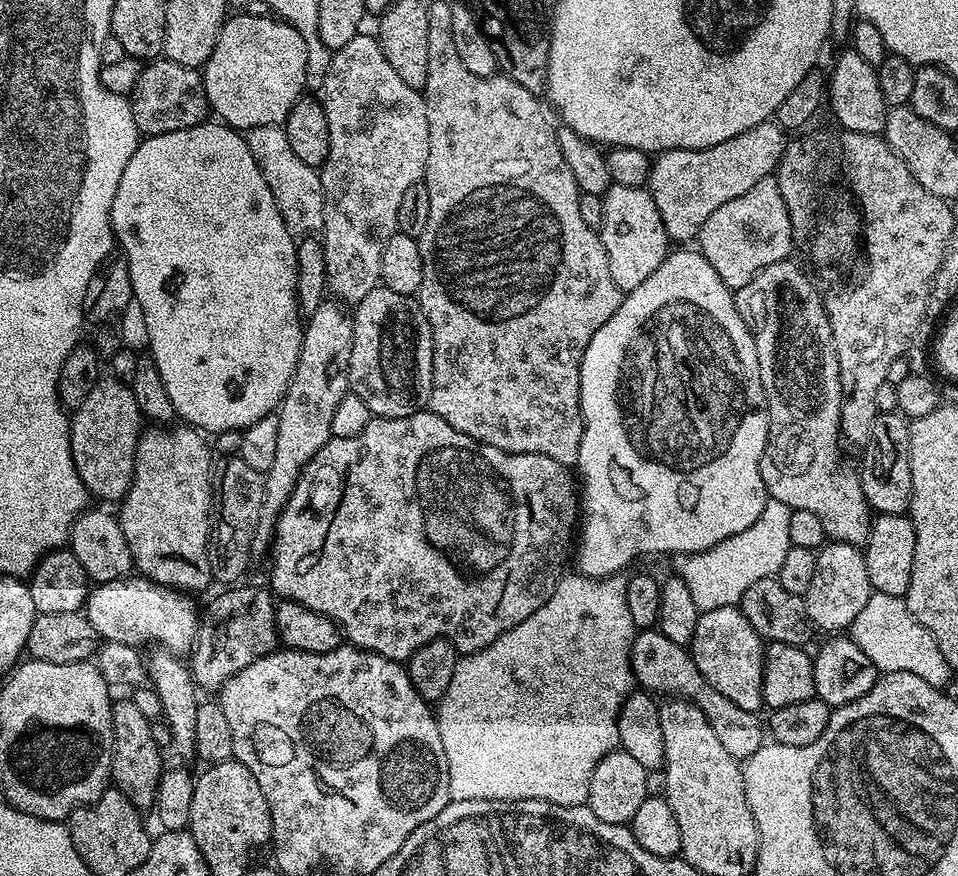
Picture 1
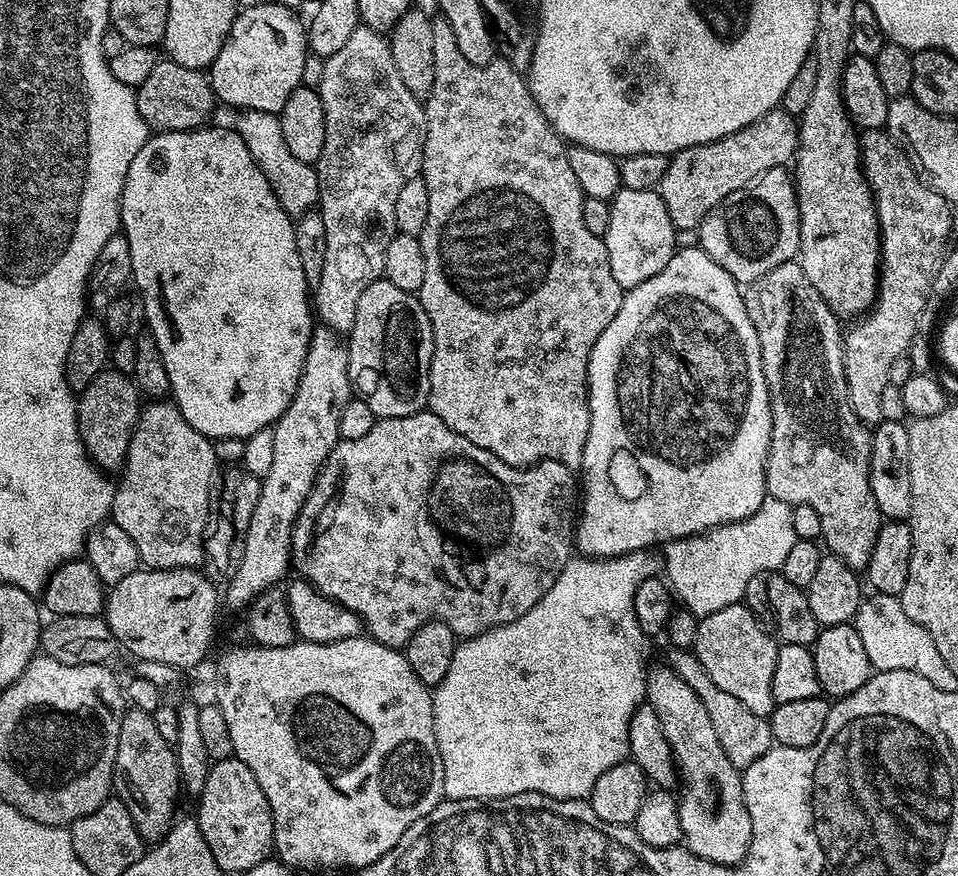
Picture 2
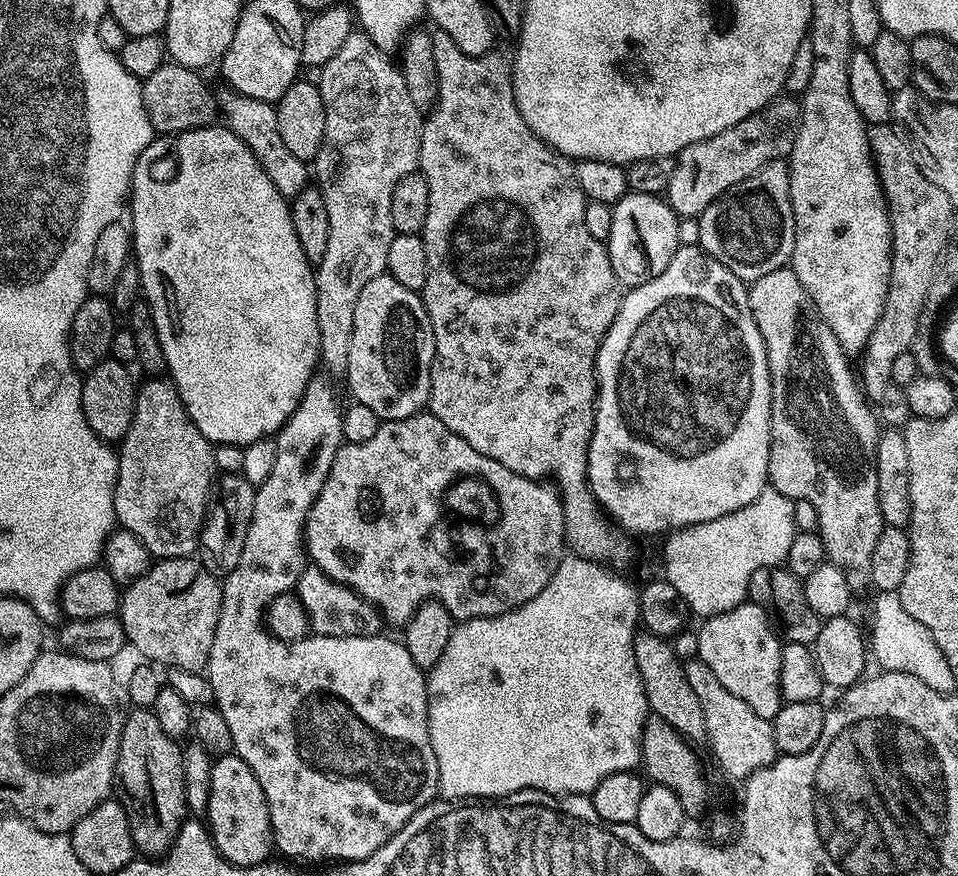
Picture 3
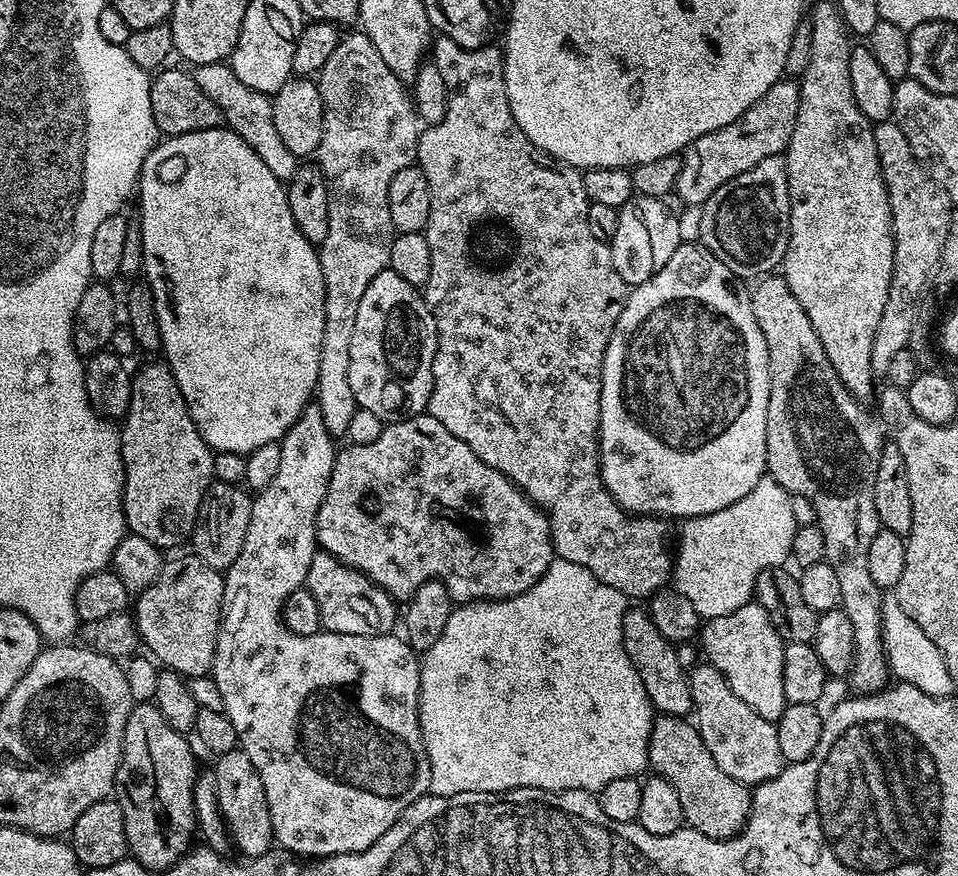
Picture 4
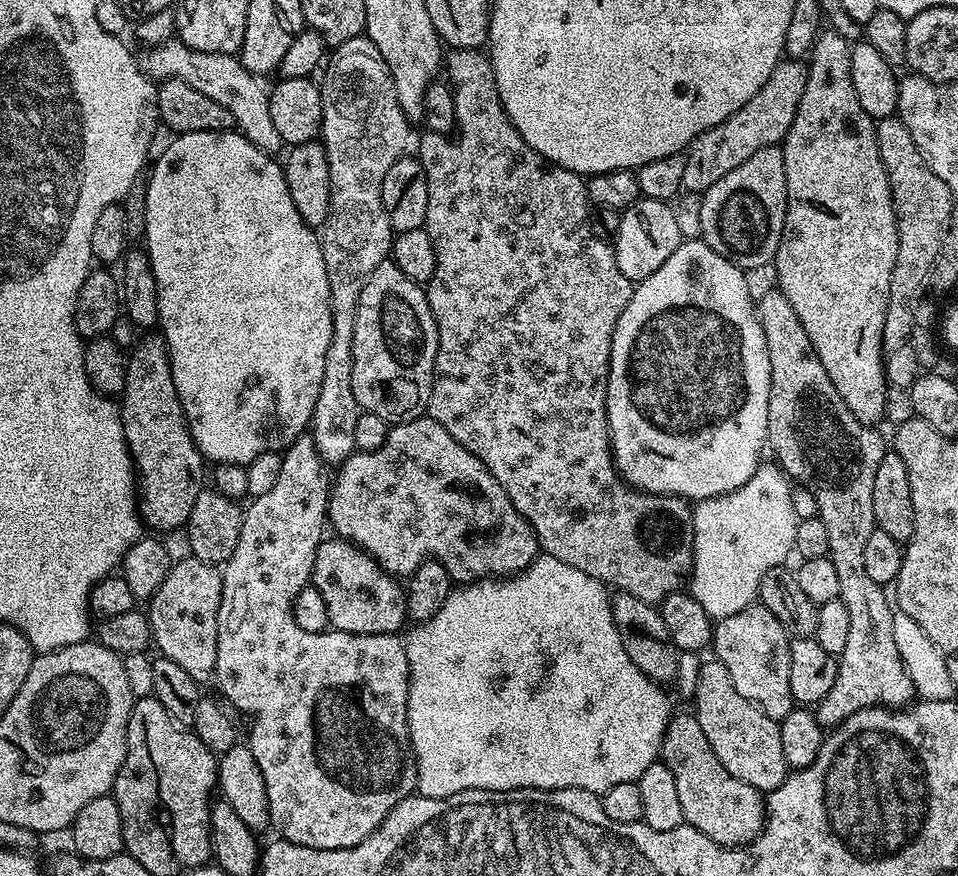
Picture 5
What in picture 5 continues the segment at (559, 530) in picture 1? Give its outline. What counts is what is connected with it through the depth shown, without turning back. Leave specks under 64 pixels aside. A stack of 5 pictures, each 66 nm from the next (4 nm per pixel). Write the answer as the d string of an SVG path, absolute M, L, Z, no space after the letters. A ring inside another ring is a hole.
M427 414L393 423L386 434L386 442L382 442L382 446L378 446L378 450L373 452L353 451L352 455L347 456L343 464L335 469L335 472L336 480L334 476L328 493L327 523L330 525L331 531L333 528L336 531L333 533L339 539L358 545L364 553L374 557L380 569L390 576L407 578L414 574L414 570L418 570L420 564L425 564L427 560L436 560L452 575L453 581L457 585L463 586L472 584L475 580L514 576L529 568L540 552L540 543L536 540L534 530L526 522L526 518L522 518L522 514L518 514L518 510L514 510L510 498L506 498L506 490L502 490L502 486L498 486L494 474L490 474L490 470L486 470L484 463L474 454L470 454L470 450L466 450L466 446L454 442L454 438L450 438L450 434L446 431L446 426L434 422L434 418Z

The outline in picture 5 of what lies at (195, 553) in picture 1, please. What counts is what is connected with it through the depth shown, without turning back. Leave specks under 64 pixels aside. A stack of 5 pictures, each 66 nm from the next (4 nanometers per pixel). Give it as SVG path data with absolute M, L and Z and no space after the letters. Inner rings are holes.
M141 335L126 359L126 382L119 406L128 452L138 473L138 511L145 525L160 532L183 529L190 510L194 510L194 498L205 487L206 461L190 434L172 381L168 344L163 335Z

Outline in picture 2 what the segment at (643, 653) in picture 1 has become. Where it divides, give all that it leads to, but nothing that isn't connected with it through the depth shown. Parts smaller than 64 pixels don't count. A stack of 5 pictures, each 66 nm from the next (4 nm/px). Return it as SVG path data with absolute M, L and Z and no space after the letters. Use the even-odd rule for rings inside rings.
M672 648L666 657L668 667L673 668L678 678L702 698L702 706L706 706L706 714L710 714L710 722L714 725L714 731L718 734L718 742L722 742L722 750L726 750L726 758L734 762L738 769L749 768L762 754L766 754L774 746L772 731L767 719L758 714L753 714L751 710L746 710L738 698L731 694L726 694L726 690L721 690L719 686L714 686L714 681L710 679L710 674L702 670L702 662L698 662L695 651L683 648Z

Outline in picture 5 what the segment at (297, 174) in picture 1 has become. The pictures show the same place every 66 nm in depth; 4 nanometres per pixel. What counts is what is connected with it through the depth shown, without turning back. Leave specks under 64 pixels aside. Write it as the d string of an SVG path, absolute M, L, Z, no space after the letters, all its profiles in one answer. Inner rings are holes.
M176 38L149 47L146 52L142 56L142 67L153 81L181 80L194 86L194 90L202 90L206 98L214 98L218 106L226 106L226 110L230 110L235 127L246 139L254 142L254 146L269 154L279 153L282 141L278 130L274 130L274 121L270 119L269 89L266 84L264 88L265 81L246 70L244 63L235 55L194 50Z

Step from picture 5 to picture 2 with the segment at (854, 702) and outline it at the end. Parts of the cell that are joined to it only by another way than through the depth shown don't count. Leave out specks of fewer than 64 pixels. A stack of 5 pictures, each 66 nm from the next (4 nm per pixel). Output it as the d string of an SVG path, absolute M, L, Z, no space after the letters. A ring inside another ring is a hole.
M799 262L778 266L770 270L770 274L747 285L744 305L758 334L762 370L772 407L772 437L764 467L767 495L793 506L814 506L818 518L822 518L823 547L846 562L846 566L857 570L867 569L882 517L878 502L874 502L874 494L870 490L872 434L858 417L852 415L852 407L848 405L841 321L832 307L820 297L818 290L810 286L810 278L806 278Z

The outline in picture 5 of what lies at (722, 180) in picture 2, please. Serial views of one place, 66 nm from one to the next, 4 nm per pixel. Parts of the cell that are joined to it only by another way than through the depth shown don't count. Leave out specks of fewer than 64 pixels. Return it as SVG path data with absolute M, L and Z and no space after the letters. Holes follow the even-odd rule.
M800 58L781 59L778 66L774 66L774 74L766 78L766 86L742 106L726 122L706 130L694 142L689 144L684 157L686 158L686 171L682 174L684 183L683 191L688 194L702 194L718 178L730 174L750 154L762 150L771 144L779 145L790 126L794 122L794 114L802 102L802 90L806 90L806 78L808 77L808 64Z

